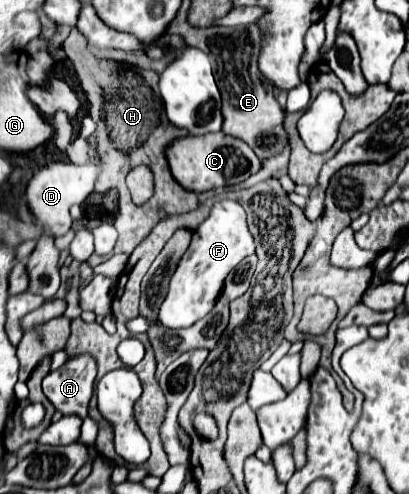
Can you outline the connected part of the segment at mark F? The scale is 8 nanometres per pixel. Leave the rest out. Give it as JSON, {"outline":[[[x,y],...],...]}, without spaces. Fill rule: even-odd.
{"outline":[[[229,199],[215,203],[211,215],[197,227],[187,253],[179,261],[179,267],[169,283],[167,299],[159,309],[159,321],[165,327],[181,329],[205,317],[213,309],[229,271],[251,253],[255,253],[255,243],[247,229],[245,209],[237,201]]]}

